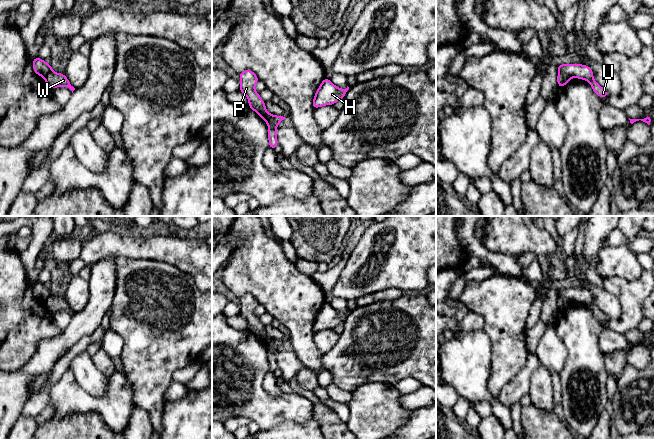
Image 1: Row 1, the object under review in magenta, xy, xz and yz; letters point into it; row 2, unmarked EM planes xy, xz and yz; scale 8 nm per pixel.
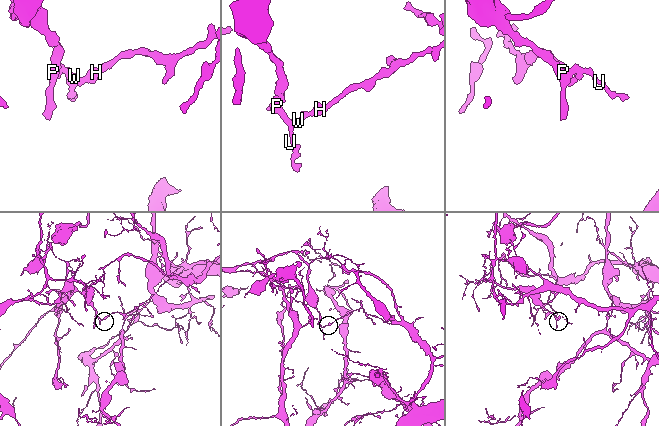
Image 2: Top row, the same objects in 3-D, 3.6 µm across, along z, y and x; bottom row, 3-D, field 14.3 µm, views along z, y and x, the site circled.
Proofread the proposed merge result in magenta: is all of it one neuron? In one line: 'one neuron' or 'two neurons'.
two neurons

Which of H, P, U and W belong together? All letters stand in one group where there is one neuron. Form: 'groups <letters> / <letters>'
groups H W / P U

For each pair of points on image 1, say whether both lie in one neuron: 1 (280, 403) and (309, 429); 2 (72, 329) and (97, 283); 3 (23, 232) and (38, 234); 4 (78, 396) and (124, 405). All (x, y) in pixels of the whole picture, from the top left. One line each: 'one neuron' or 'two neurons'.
1: two neurons
2: one neuron
3: two neurons
4: one neuron

